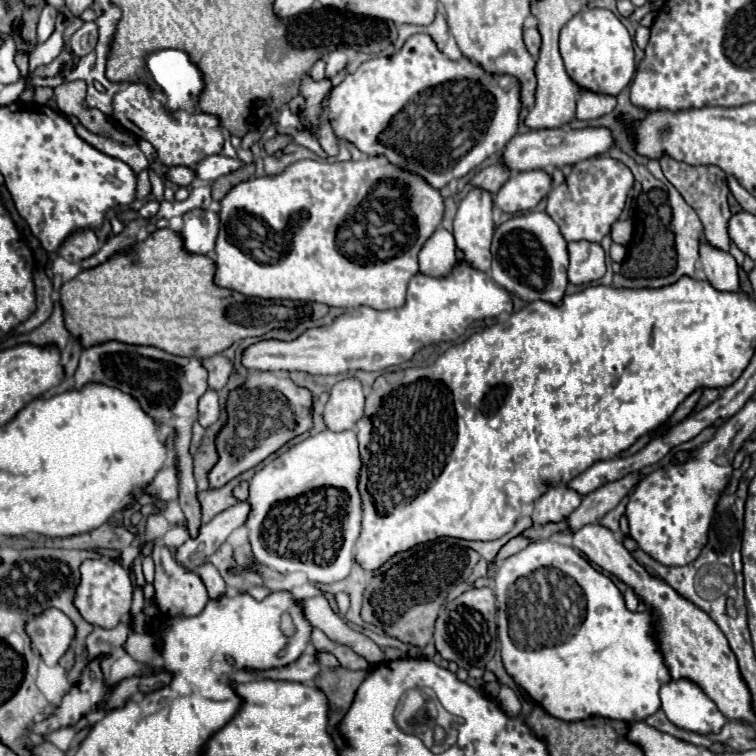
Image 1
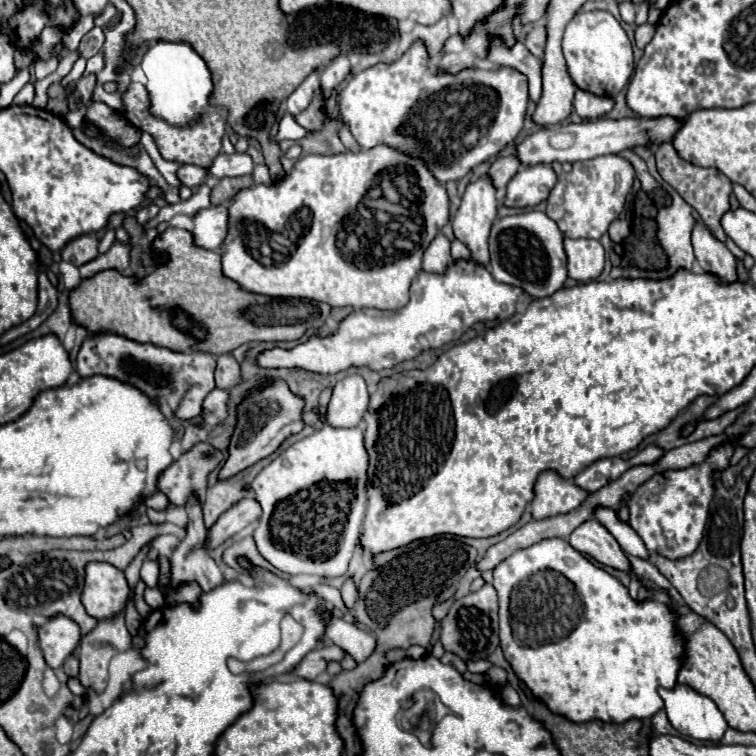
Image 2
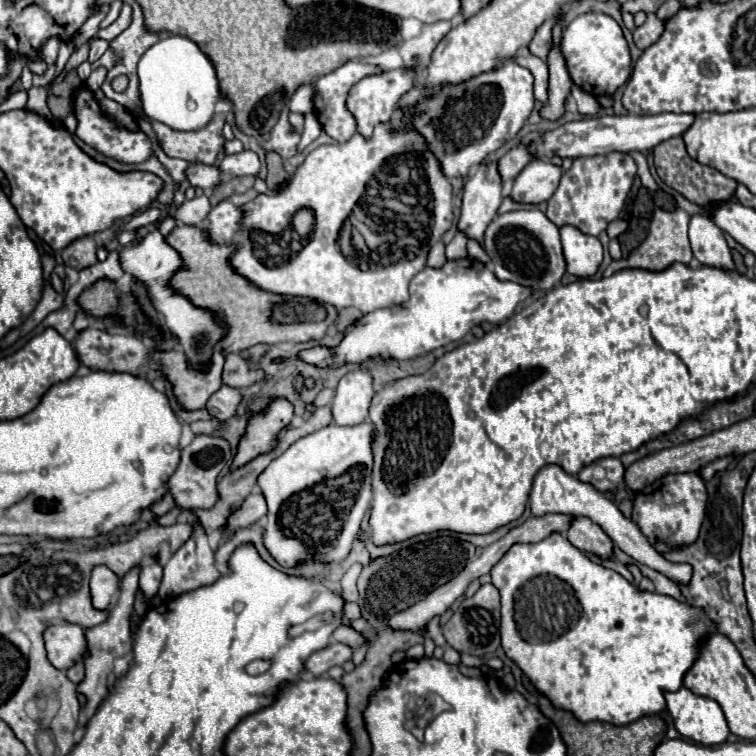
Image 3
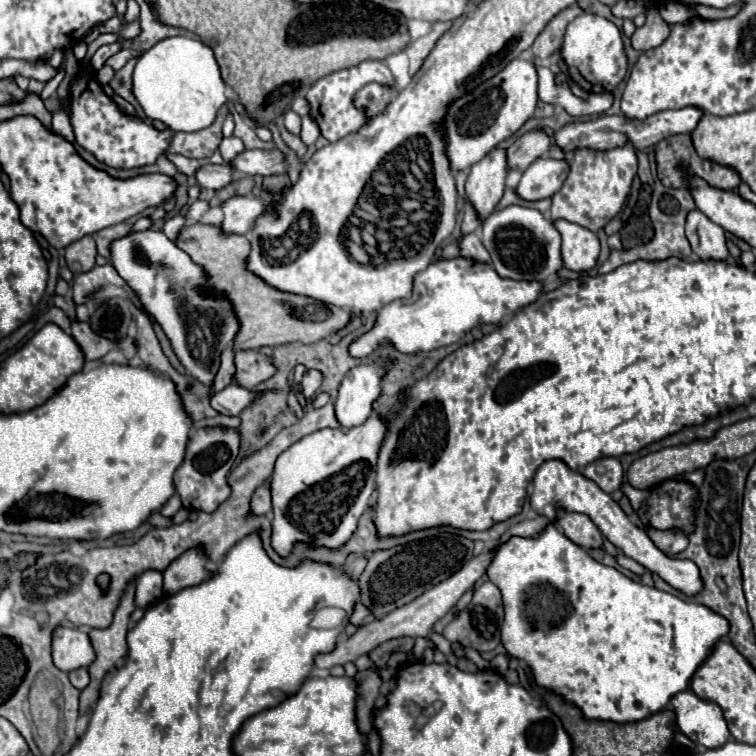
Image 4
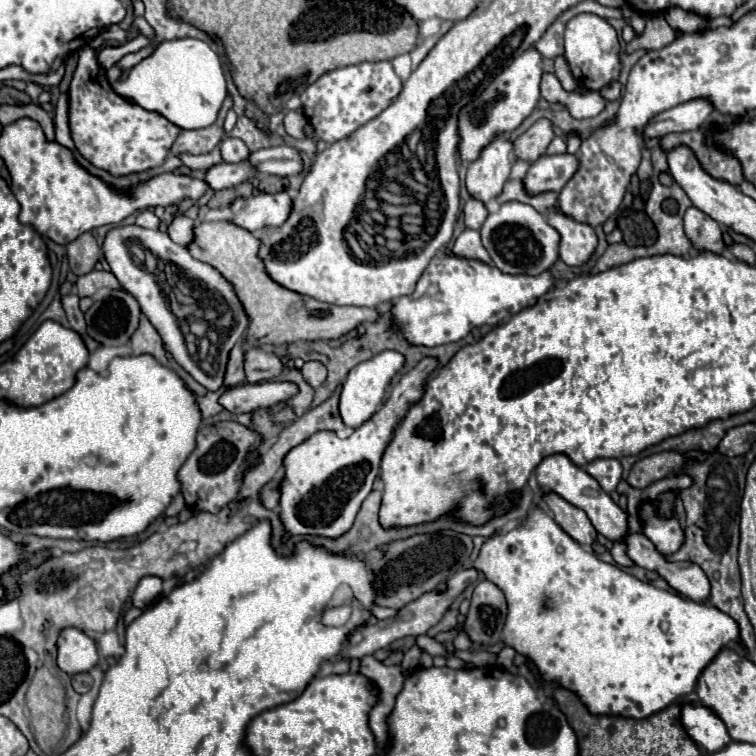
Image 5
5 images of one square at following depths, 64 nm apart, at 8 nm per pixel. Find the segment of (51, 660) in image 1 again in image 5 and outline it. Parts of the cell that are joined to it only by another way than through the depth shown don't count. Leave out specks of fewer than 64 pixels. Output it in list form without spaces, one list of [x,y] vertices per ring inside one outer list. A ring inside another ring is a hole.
[[[64,628],[58,636],[56,662],[66,674],[88,672],[98,664],[98,648],[86,632],[78,628]]]

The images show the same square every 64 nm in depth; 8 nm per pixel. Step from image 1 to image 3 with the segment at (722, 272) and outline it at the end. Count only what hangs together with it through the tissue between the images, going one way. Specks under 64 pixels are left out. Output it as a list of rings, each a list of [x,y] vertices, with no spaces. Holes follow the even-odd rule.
[[[696,214],[690,220],[690,244],[694,258],[702,266],[720,268],[726,272],[734,270],[732,252],[724,240],[722,230],[706,216]]]

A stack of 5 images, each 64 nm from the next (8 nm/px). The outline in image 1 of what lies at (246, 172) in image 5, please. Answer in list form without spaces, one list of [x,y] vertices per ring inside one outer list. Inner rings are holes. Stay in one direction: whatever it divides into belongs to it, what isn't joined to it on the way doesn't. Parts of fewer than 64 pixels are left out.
[[[172,166],[172,168],[168,168],[166,178],[178,186],[190,186],[194,180],[194,172],[186,166]]]

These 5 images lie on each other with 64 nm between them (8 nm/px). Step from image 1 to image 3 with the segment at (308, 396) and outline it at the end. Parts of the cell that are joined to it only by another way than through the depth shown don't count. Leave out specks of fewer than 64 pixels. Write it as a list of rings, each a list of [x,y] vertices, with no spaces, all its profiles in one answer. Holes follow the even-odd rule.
[[[274,398],[264,410],[252,414],[246,424],[246,432],[240,436],[236,456],[230,470],[236,470],[260,454],[270,452],[280,438],[280,432],[292,428],[294,406],[288,398]]]

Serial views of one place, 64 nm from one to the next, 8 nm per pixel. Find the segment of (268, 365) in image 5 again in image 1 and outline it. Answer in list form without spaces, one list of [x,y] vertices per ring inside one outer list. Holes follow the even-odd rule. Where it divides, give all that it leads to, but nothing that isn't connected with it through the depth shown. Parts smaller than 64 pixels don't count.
[[[220,354],[204,358],[204,368],[208,368],[208,388],[210,390],[220,390],[228,382],[228,376],[232,374],[230,360],[226,360]]]

